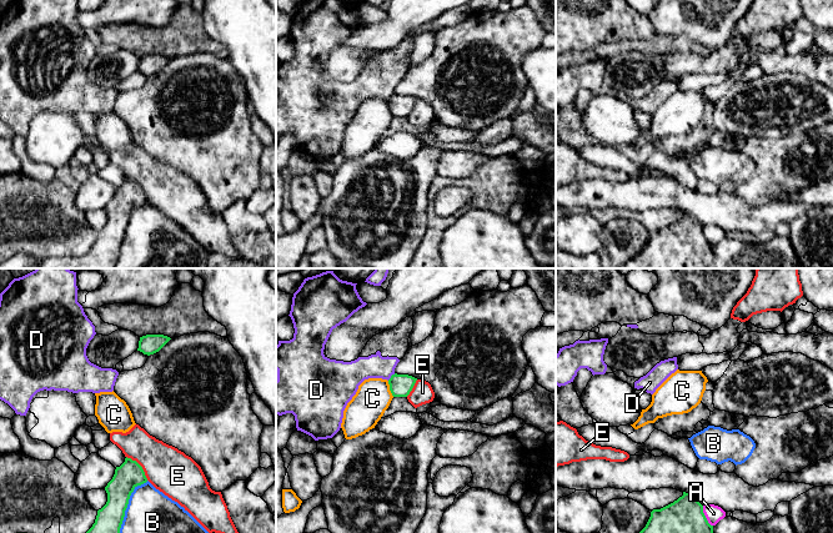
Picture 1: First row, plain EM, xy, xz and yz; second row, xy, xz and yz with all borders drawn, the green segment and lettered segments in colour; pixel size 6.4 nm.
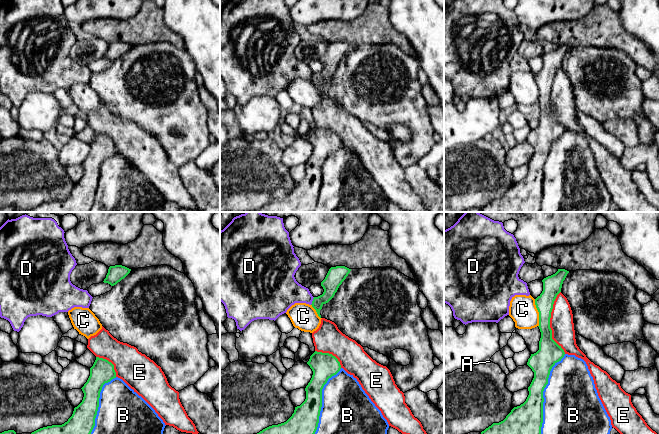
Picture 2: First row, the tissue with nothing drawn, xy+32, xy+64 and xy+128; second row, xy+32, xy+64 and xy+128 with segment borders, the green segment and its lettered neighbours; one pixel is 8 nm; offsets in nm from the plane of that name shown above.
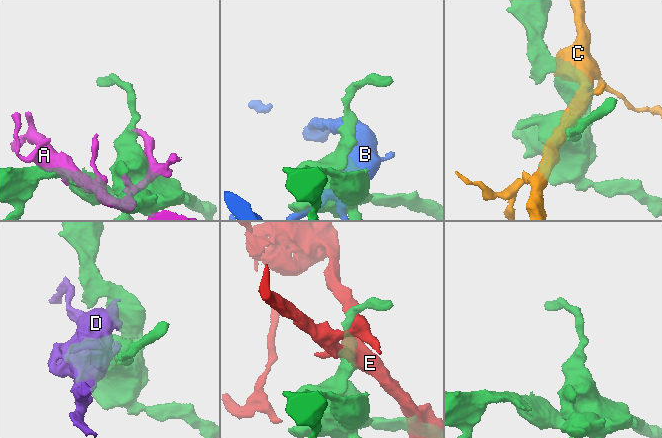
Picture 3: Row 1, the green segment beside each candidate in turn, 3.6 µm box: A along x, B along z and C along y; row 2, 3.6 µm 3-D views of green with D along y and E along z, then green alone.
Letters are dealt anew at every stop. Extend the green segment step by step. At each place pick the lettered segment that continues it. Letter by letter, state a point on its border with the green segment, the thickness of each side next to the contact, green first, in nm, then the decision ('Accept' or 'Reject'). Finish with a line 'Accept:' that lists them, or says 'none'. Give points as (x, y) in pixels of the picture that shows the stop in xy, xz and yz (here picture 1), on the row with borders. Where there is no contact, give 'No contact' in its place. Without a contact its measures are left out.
A: Touches green at yz (704, 516). Thickness 220 nm (green) against 110 nm. Reject
B: Touches green at xy (128, 503). Thickness 170 nm (green) against 280 nm. Reject
C: Touches green at xz (390, 388). Thickness 140 nm (green) against 220 nm. Reject
D: Touches green at xz (391, 376). Thickness 140 nm (green) against 160 nm. Reject
E: Touches green at xy (140, 466). Thickness 170 nm (green) against 300 nm. Reject
Accept: none

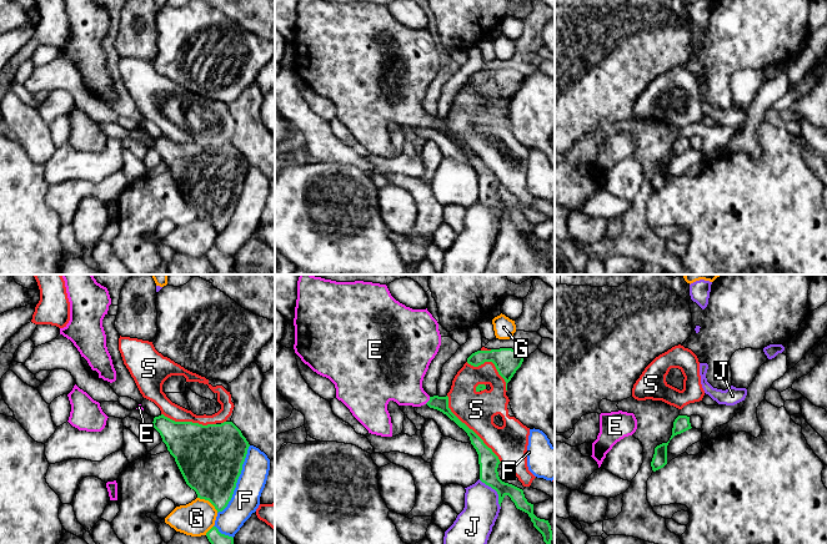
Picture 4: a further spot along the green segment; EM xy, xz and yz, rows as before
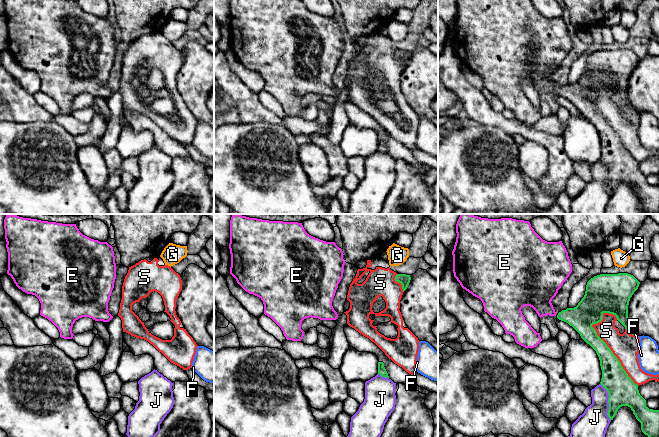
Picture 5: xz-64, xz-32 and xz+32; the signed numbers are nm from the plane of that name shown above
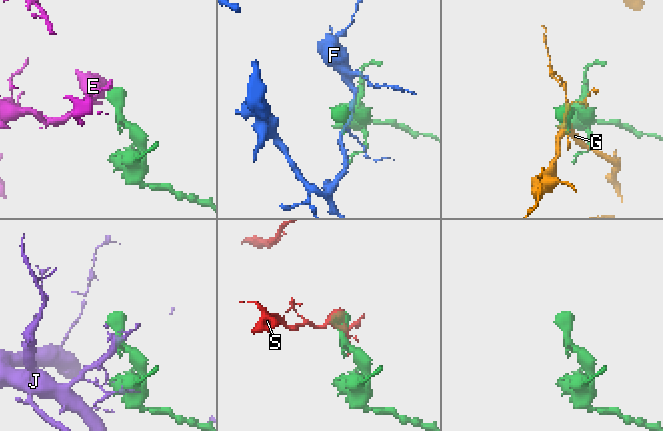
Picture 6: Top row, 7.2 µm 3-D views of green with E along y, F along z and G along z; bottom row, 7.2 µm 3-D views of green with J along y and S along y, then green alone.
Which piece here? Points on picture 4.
E: Touches green at xz (429, 401). Thickness 100 nm (green) against 320 nm. Accept
F: Touches green at xy (236, 480). Thickness 420 nm (green) against 180 nm. Reject
G: Touches green at xy (209, 500). Thickness 400 nm (green) against 220 nm. Reject
J: Touches green at xz (495, 489). Thickness 130 nm (green) against 220 nm. Reject
S: Touches green at xz (469, 428). Thickness 120 nm (green) against 240 nm. Reject
Accept: E

